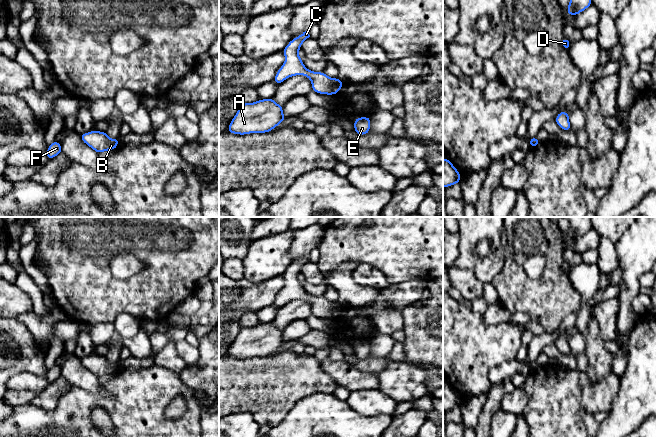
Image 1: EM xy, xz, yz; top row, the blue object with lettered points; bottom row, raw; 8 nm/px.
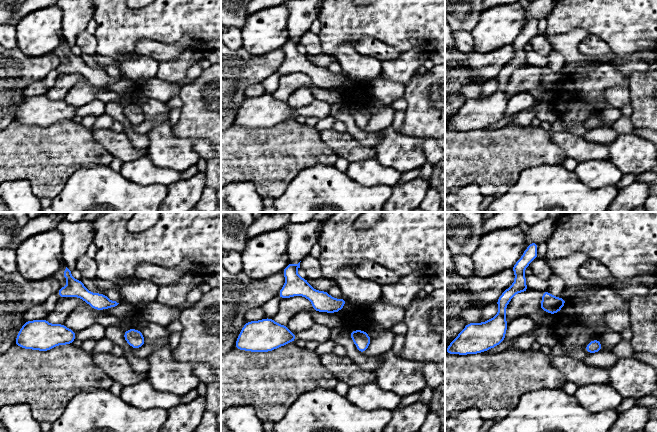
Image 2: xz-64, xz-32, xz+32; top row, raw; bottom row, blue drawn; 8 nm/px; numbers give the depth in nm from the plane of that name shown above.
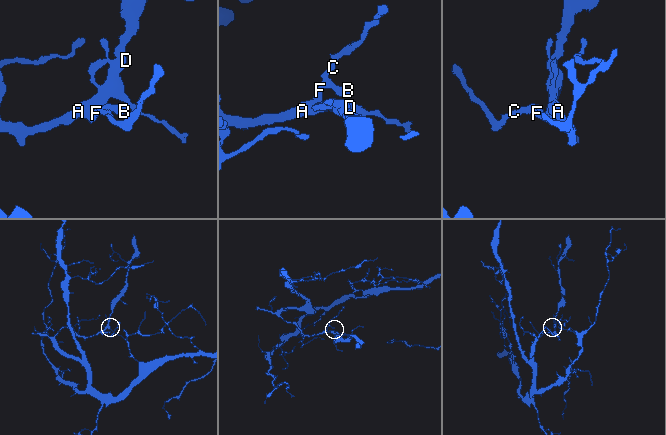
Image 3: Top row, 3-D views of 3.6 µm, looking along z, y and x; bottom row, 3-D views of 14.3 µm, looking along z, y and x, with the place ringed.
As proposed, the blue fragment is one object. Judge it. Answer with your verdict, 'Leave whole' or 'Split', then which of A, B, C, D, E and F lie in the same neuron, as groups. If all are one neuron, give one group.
Leave whole. Groups: A B C D E F

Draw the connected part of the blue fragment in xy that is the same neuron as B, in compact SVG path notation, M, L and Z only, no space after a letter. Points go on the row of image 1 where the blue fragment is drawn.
M93 130L79 136L86 145L98 154L108 150L115 150L119 144L119 138L110 139L107 132Z

